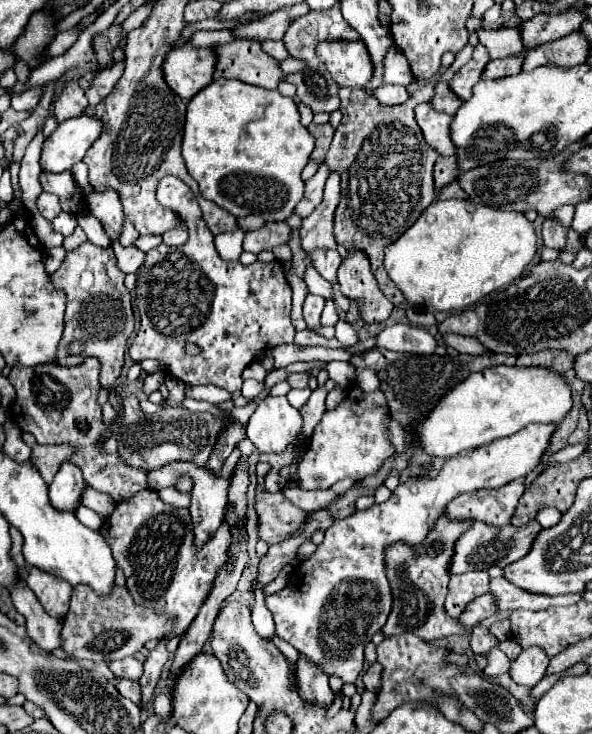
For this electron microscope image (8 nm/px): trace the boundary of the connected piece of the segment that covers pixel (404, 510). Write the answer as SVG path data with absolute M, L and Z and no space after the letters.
M529 425L523 431L517 431L505 439L495 439L483 447L477 447L465 455L455 455L445 461L437 477L417 477L407 479L405 483L399 483L399 487L391 493L391 497L385 503L373 505L367 511L355 511L349 519L339 519L325 531L325 539L317 545L317 551L299 563L297 569L293 569L289 583L279 593L273 593L265 599L267 609L271 611L277 635L293 645L301 655L305 655L311 663L319 665L323 673L329 677L339 677L343 683L355 683L359 673L363 671L363 649L371 641L371 637L381 631L385 625L393 597L391 597L391 585L387 583L387 563L385 563L385 549L397 541L403 541L405 545L421 545L429 531L435 527L435 521L445 513L447 505L463 493L477 491L477 489L499 489L507 485L513 479L525 477L531 473L539 463L541 455L549 445L549 437L553 435L555 425Z

